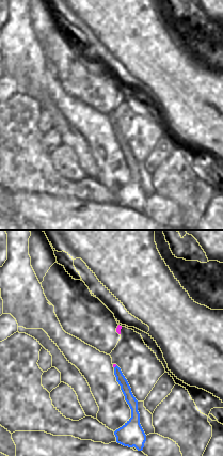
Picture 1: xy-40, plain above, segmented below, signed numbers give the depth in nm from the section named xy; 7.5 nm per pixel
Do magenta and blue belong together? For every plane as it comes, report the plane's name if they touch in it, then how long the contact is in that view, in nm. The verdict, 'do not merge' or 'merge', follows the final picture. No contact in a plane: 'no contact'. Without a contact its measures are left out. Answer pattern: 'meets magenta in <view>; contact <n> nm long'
no contact

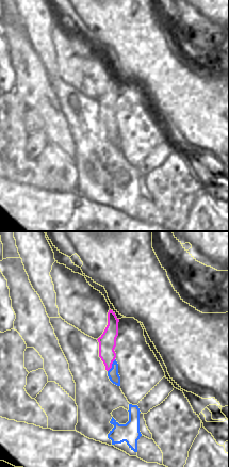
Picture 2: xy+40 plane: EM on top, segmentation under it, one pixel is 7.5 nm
meets magenta in xy+40; contact 110 nm long

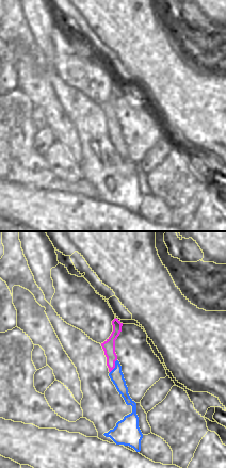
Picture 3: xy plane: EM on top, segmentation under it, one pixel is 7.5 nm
meets magenta in xy; contact 120 nm long

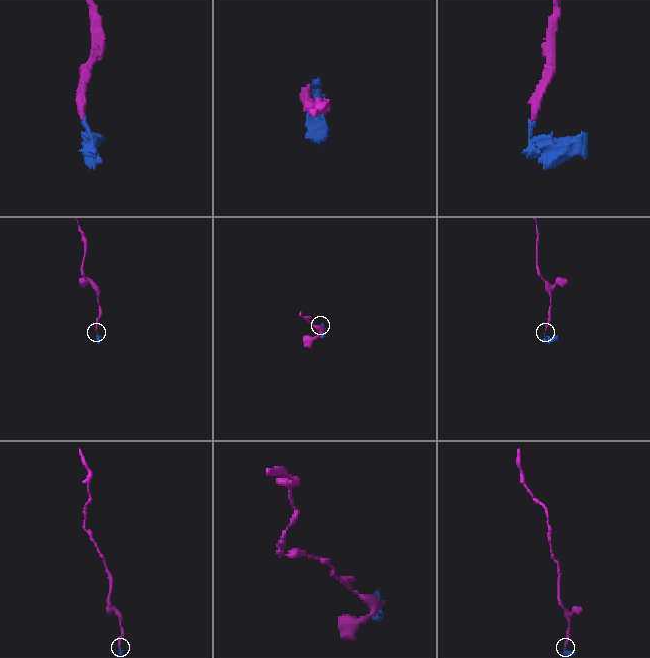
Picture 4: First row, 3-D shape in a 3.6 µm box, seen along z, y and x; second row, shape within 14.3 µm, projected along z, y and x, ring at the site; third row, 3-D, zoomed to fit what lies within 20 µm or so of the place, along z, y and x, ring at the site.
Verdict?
do not merge

